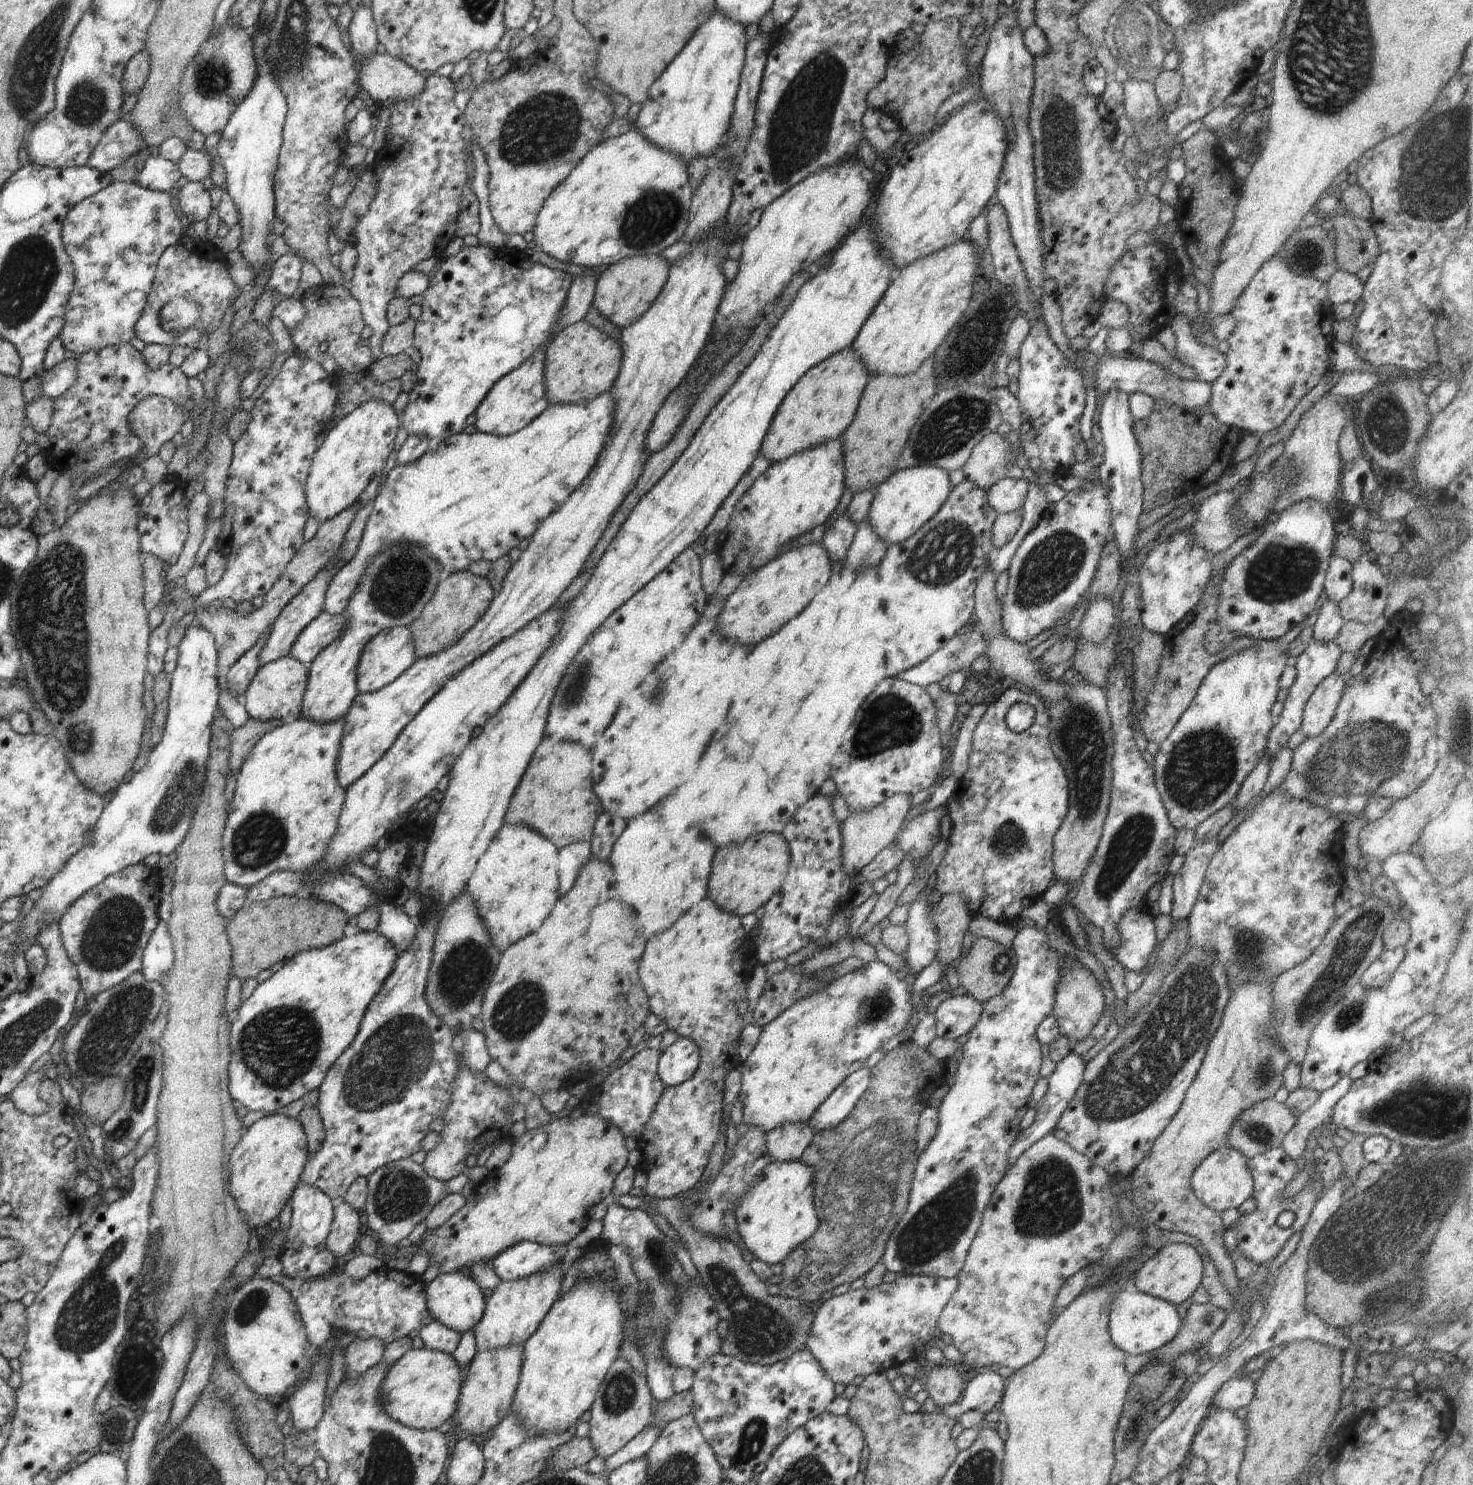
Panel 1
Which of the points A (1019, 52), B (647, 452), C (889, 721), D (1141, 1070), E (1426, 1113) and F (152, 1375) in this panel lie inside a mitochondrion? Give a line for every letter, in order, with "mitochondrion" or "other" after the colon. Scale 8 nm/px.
A: other
B: other
C: mitochondrion
D: mitochondrion
E: mitochondrion
F: other

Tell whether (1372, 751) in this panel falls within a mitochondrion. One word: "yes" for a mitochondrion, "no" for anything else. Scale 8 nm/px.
yes

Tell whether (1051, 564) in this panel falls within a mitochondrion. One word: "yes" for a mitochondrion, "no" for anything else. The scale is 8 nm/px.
yes

